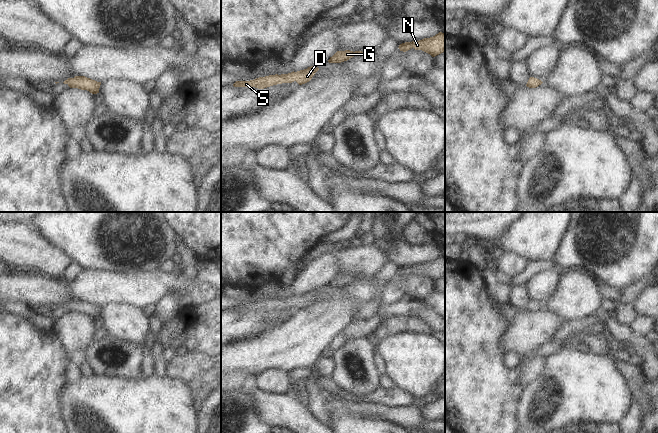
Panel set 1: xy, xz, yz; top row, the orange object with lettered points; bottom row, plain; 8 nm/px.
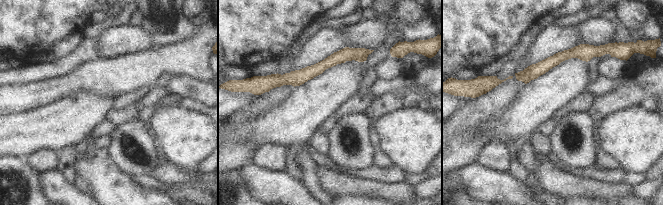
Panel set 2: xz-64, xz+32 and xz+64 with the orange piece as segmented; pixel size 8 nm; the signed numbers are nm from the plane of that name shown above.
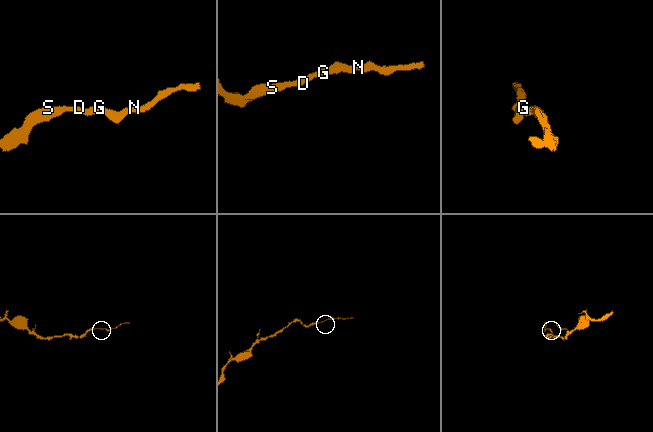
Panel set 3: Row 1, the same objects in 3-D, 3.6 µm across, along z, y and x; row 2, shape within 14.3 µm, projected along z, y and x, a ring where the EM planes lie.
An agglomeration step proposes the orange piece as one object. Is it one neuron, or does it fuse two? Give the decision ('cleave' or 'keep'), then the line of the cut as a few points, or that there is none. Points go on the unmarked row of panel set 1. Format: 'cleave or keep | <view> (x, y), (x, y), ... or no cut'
keep | no cut

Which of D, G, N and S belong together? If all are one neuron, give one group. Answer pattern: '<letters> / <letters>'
D G N S

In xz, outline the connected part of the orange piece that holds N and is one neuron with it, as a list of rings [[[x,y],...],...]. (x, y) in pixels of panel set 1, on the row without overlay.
[[[439,256],[430,262],[424,262],[416,266],[405,266],[400,268],[398,272],[403,276],[414,272],[415,274],[422,274],[435,281],[445,275],[445,258]]]

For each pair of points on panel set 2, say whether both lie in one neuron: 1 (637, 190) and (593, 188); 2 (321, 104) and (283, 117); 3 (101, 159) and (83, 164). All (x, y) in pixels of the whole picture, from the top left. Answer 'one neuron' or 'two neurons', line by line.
1: two neurons
2: one neuron
3: one neuron

